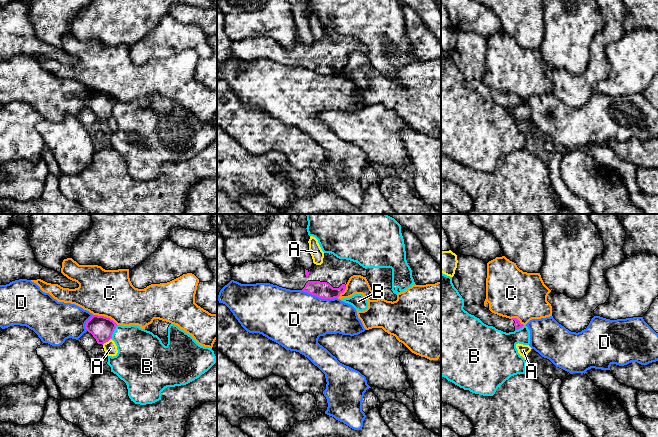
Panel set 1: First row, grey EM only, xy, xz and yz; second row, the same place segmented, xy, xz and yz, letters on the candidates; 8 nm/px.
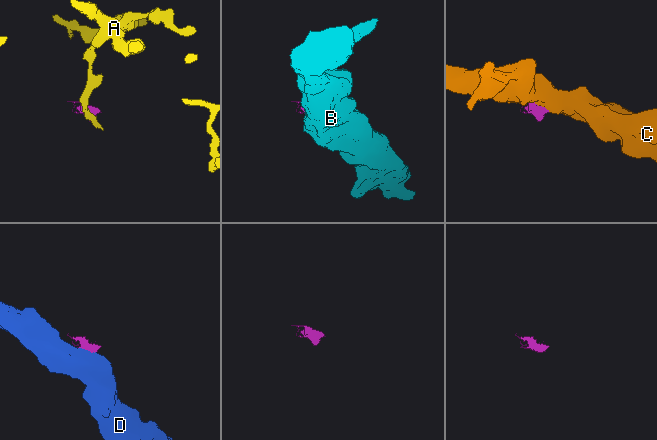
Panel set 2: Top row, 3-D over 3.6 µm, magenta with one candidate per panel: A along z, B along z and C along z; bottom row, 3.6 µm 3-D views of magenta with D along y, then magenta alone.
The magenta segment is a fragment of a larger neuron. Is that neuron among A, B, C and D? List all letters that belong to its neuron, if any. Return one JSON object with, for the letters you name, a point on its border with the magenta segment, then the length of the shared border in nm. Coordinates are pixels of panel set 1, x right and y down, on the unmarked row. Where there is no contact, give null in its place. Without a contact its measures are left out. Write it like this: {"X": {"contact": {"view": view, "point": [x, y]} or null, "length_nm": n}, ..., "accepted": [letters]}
{"accepted": []}

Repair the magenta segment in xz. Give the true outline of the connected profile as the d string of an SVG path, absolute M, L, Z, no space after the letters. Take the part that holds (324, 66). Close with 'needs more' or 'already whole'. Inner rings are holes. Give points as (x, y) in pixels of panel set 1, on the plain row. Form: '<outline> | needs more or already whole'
M324 29L323 39L313 39L309 46L304 45L297 35L290 50L267 37L248 38L233 42L231 46L232 56L241 60L270 59L290 66L302 66L322 75L338 74L353 51L366 53L367 46L356 38L339 35L331 29Z | needs more

